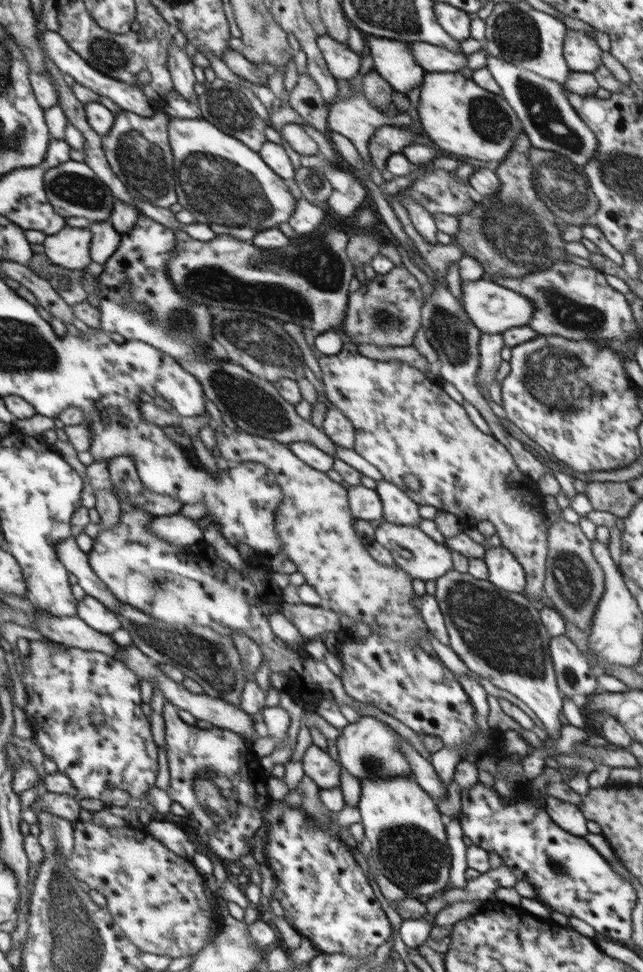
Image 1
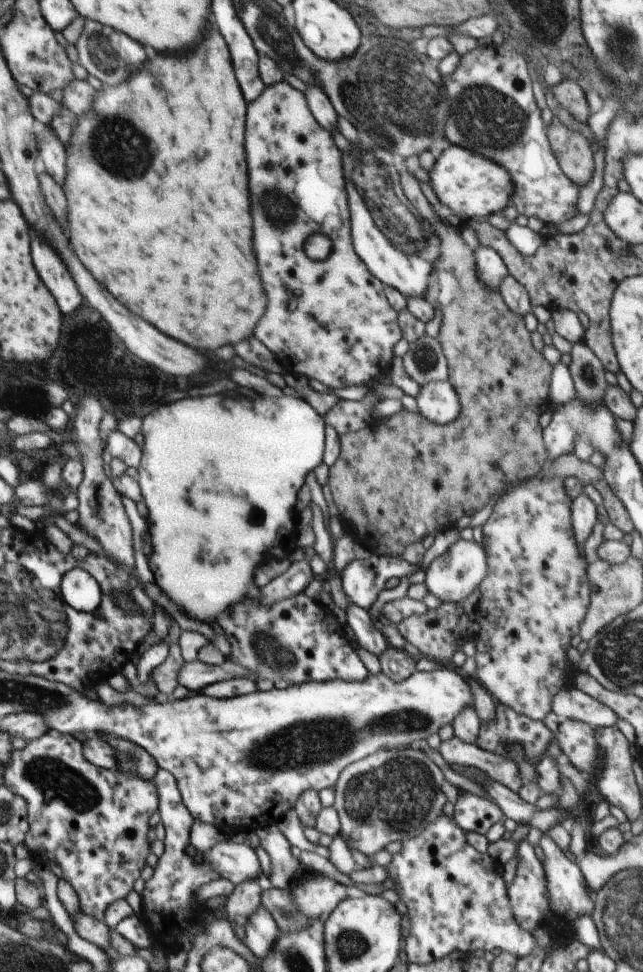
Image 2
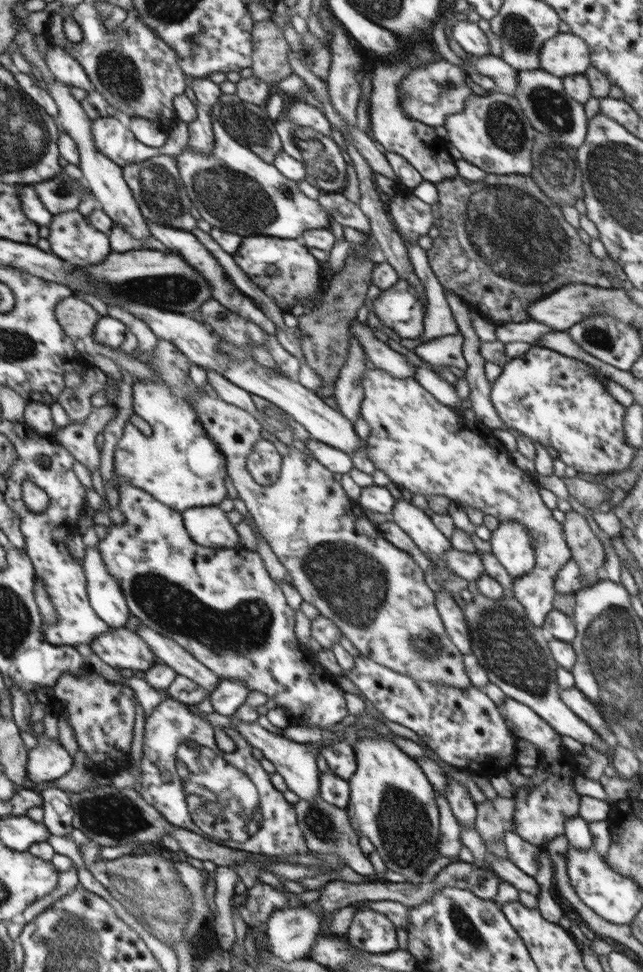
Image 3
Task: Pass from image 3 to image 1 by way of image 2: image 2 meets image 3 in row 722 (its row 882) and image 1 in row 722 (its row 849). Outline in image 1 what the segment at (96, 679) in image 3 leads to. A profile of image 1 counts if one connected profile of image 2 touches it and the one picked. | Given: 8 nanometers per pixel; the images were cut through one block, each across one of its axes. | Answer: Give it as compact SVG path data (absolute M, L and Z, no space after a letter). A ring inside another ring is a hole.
M32 640L29 641L29 643L30 653L28 654L28 659L24 659L24 661L19 659L22 663L22 675L19 678L22 680L22 684L24 684L24 690L28 697L23 712L33 730L34 741L39 744L45 756L52 758L52 760L56 762L58 766L57 770L69 776L72 784L74 784L76 790L78 790L78 799L90 798L90 800L102 800L106 807L120 806L120 808L138 808L138 810L146 810L151 813L152 805L150 805L150 801L148 801L148 792L150 792L150 788L154 786L156 774L158 774L158 750L156 750L156 744L152 742L150 722L148 722L148 718L146 718L144 712L142 712L140 682L138 682L134 671L124 666L122 662L118 662L116 658L95 650L67 647L66 645L54 643L54 641L44 642Z

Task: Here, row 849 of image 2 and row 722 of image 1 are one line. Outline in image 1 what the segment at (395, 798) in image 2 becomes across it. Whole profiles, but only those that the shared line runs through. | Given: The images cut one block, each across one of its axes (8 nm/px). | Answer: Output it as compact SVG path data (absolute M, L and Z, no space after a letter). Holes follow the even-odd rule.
M362 715L357 722L348 723L335 740L338 761L352 776L362 780L364 778L394 778L394 776L412 778L410 774L413 770L410 768L410 763L400 751L400 738L401 736L386 723L374 717Z

